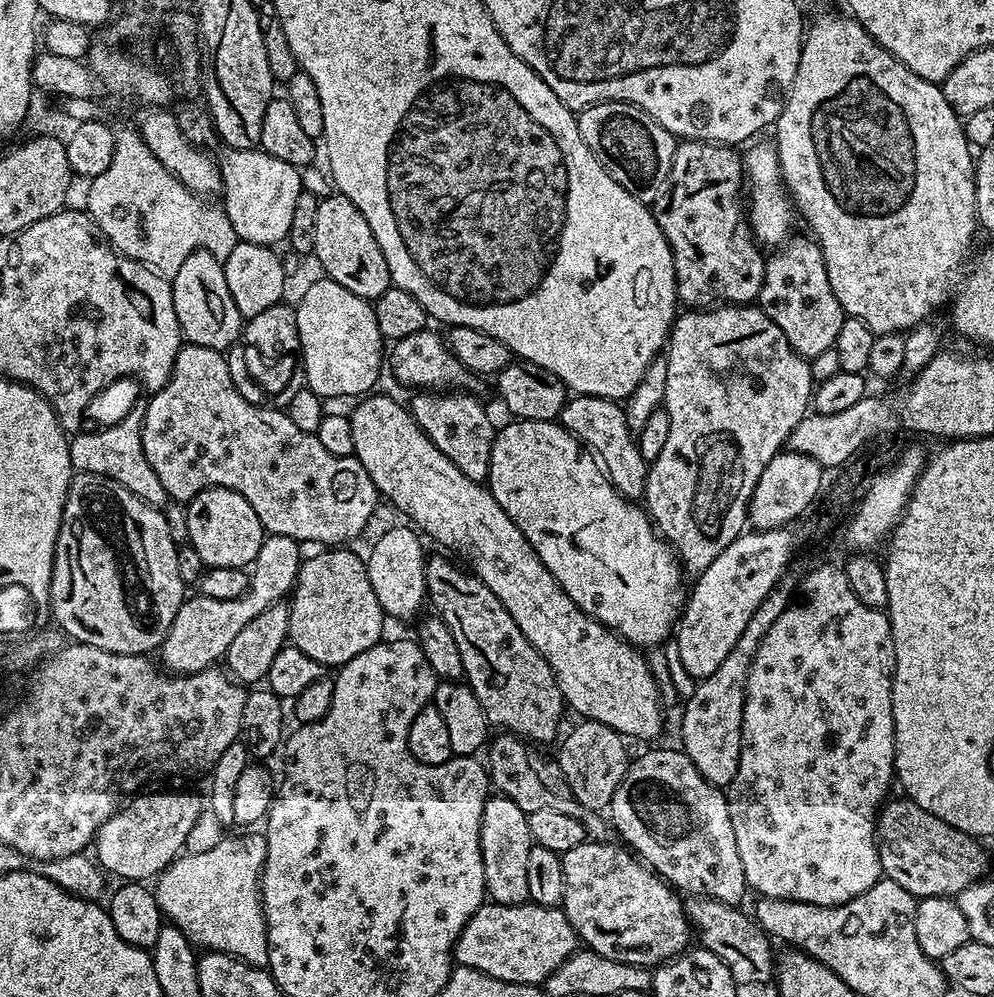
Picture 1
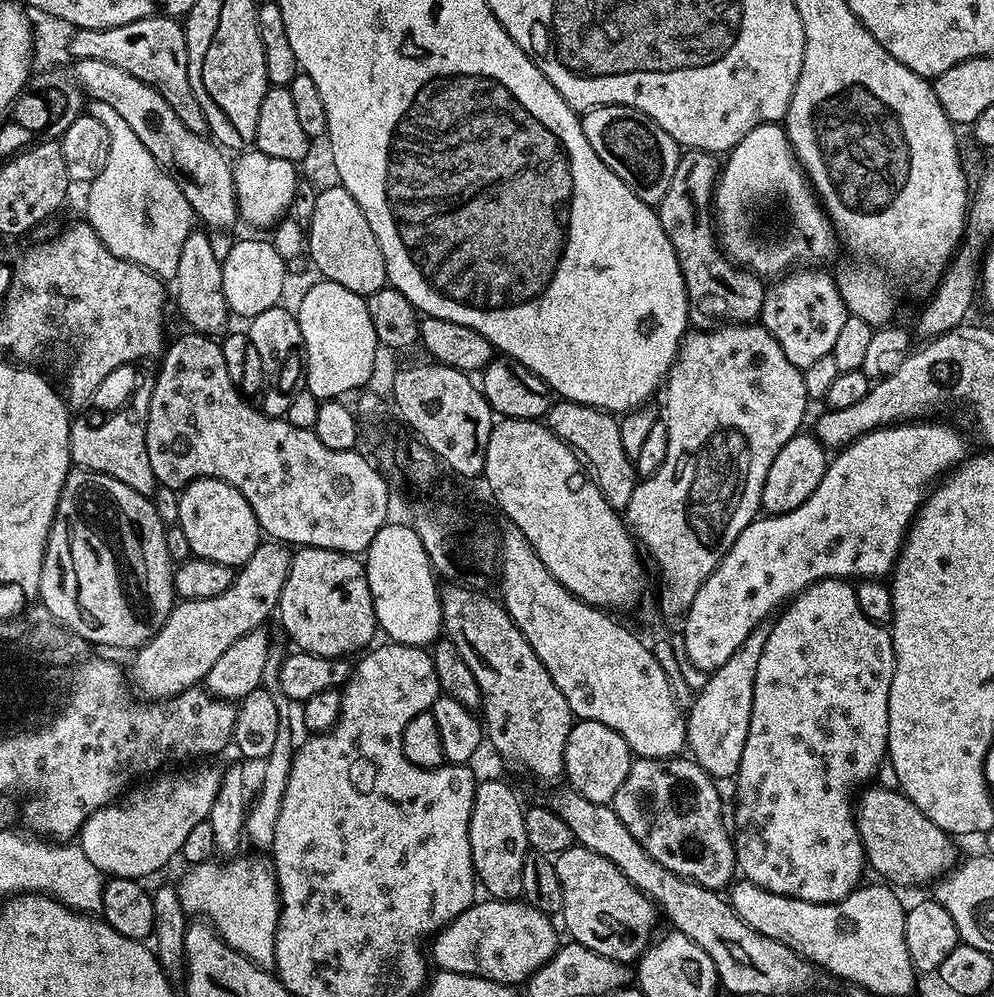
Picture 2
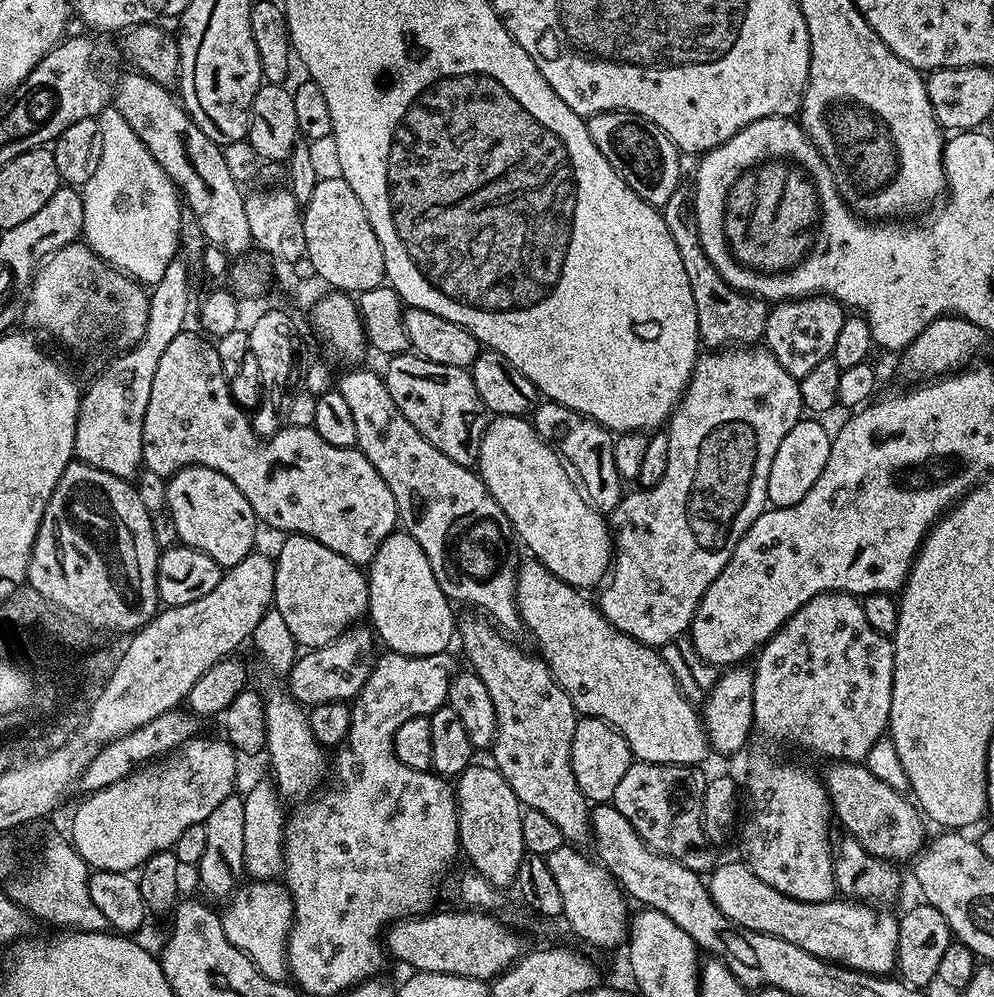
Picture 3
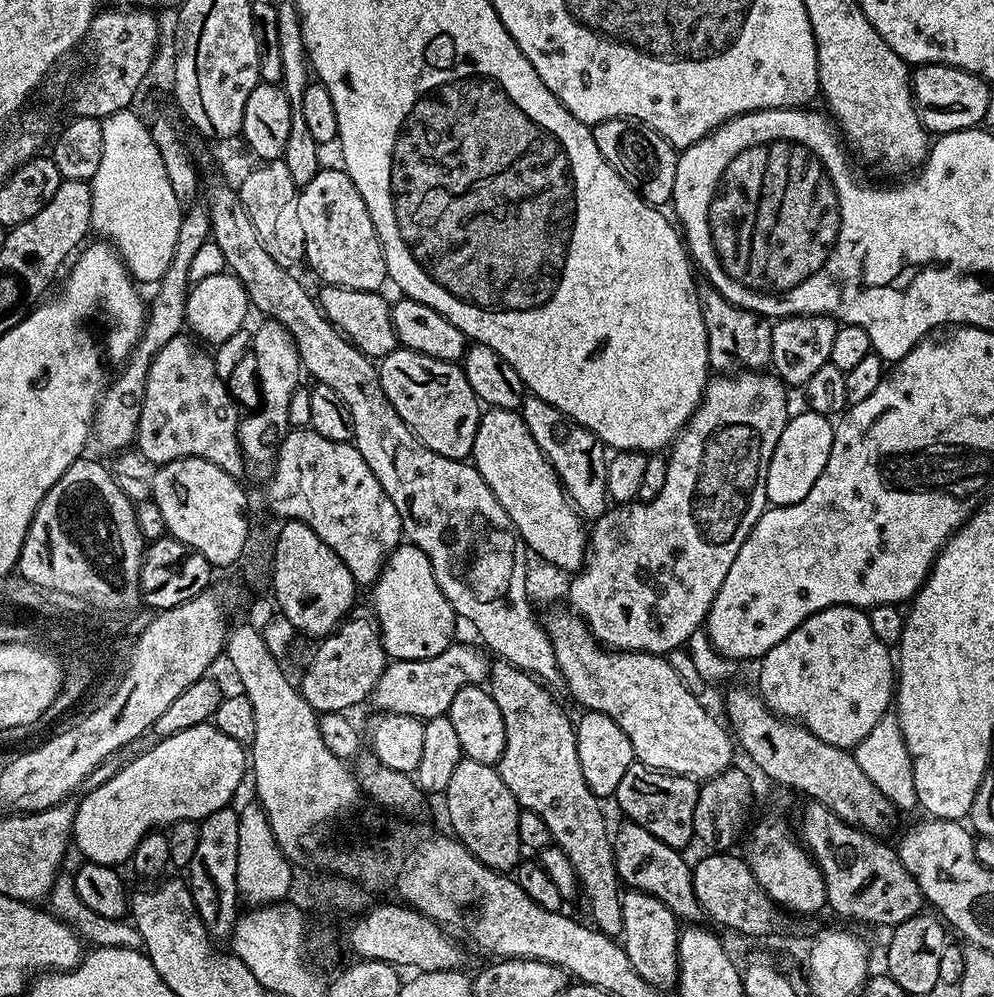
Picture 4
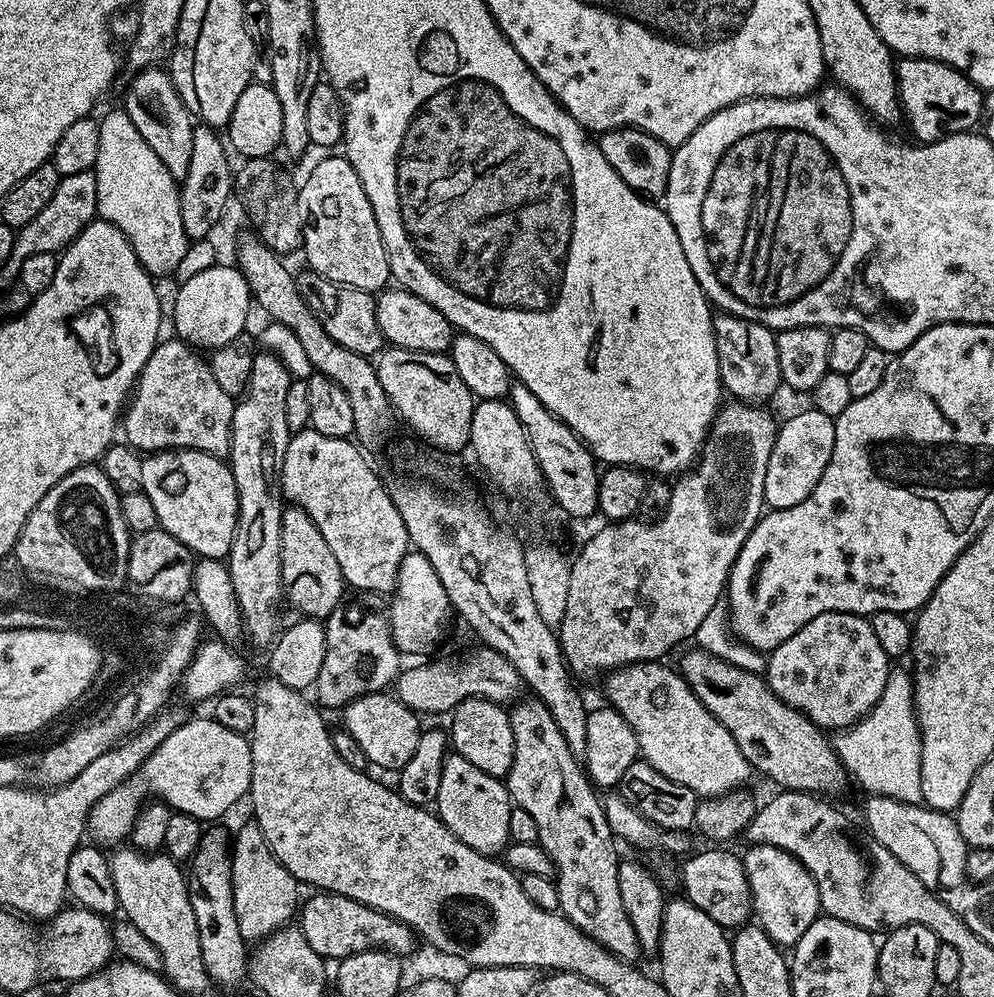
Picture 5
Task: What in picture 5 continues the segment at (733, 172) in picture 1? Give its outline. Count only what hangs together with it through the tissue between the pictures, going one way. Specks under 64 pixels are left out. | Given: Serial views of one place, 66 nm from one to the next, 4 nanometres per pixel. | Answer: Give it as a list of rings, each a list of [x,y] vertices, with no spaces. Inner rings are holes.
[[[716,314],[712,317],[712,339],[720,359],[720,383],[729,397],[745,404],[763,405],[776,391],[781,391],[782,381],[778,370],[776,332],[753,320],[737,316]]]

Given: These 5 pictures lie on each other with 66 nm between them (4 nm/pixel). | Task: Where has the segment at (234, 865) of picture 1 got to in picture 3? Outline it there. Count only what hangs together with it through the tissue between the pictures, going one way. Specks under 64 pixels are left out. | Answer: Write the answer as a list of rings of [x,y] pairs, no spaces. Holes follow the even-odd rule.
[[[280,882],[247,883],[241,883],[232,893],[227,901],[228,909],[223,909],[220,925],[222,930],[226,930],[228,941],[238,946],[238,950],[242,950],[242,954],[246,954],[250,962],[254,962],[254,966],[262,975],[271,980],[283,981],[288,976],[288,932],[292,928],[292,895]]]

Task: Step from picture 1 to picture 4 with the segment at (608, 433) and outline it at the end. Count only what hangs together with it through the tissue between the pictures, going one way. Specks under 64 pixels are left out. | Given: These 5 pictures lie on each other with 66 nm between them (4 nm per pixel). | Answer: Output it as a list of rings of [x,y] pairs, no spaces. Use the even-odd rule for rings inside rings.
[[[525,395],[524,403],[518,411],[526,422],[526,430],[530,430],[530,438],[538,442],[538,450],[542,450],[550,466],[554,466],[572,507],[585,521],[595,522],[610,507],[606,490],[606,466],[609,458],[606,445],[600,441],[600,437],[583,428],[578,421],[570,419],[562,414],[562,410],[537,396]]]

